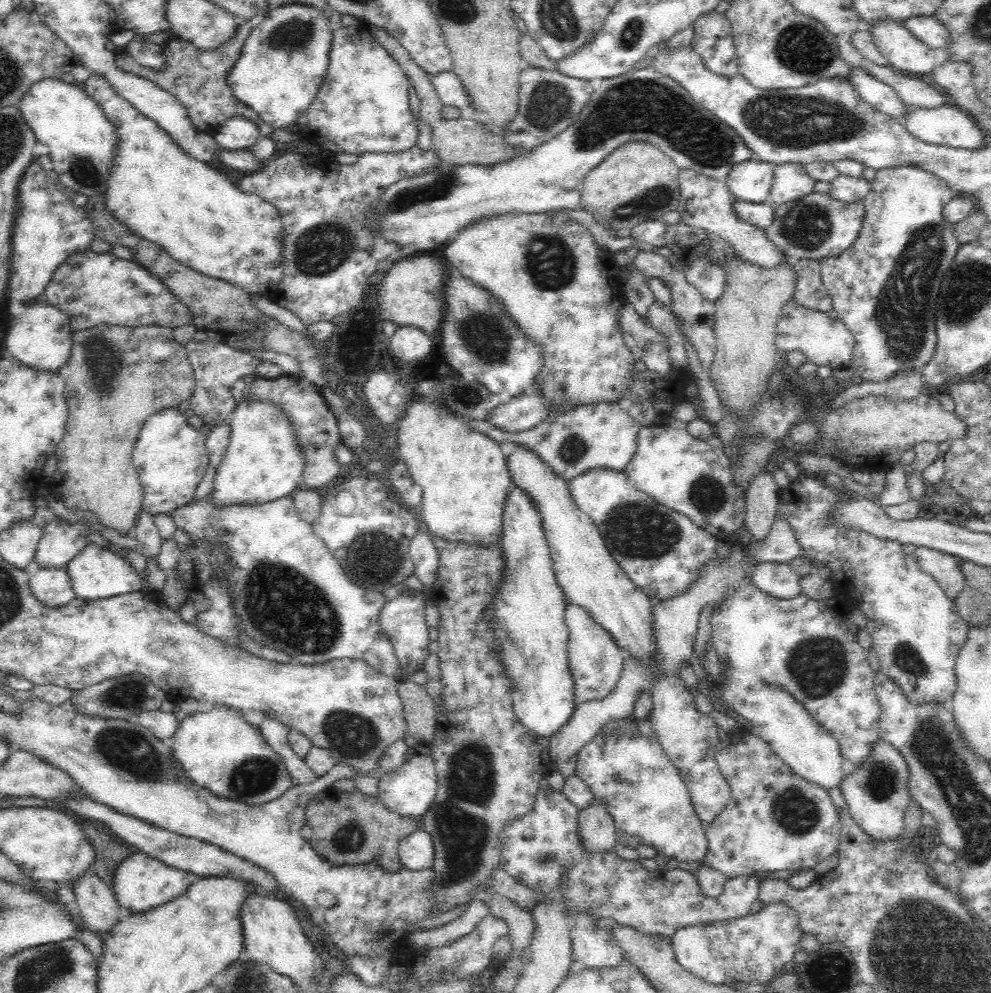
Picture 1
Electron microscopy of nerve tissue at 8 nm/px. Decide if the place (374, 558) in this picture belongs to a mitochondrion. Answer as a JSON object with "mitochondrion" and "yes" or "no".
{"mitochondrion":"yes"}

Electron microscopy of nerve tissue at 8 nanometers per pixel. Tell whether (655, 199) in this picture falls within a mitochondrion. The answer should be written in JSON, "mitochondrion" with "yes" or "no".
{"mitochondrion":"yes"}

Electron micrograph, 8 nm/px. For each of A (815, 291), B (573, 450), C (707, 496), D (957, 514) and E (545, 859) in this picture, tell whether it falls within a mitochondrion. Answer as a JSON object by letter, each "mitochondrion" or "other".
{"A":"other","B":"mitochondrion","C":"mitochondrion","D":"other","E":"mitochondrion"}

